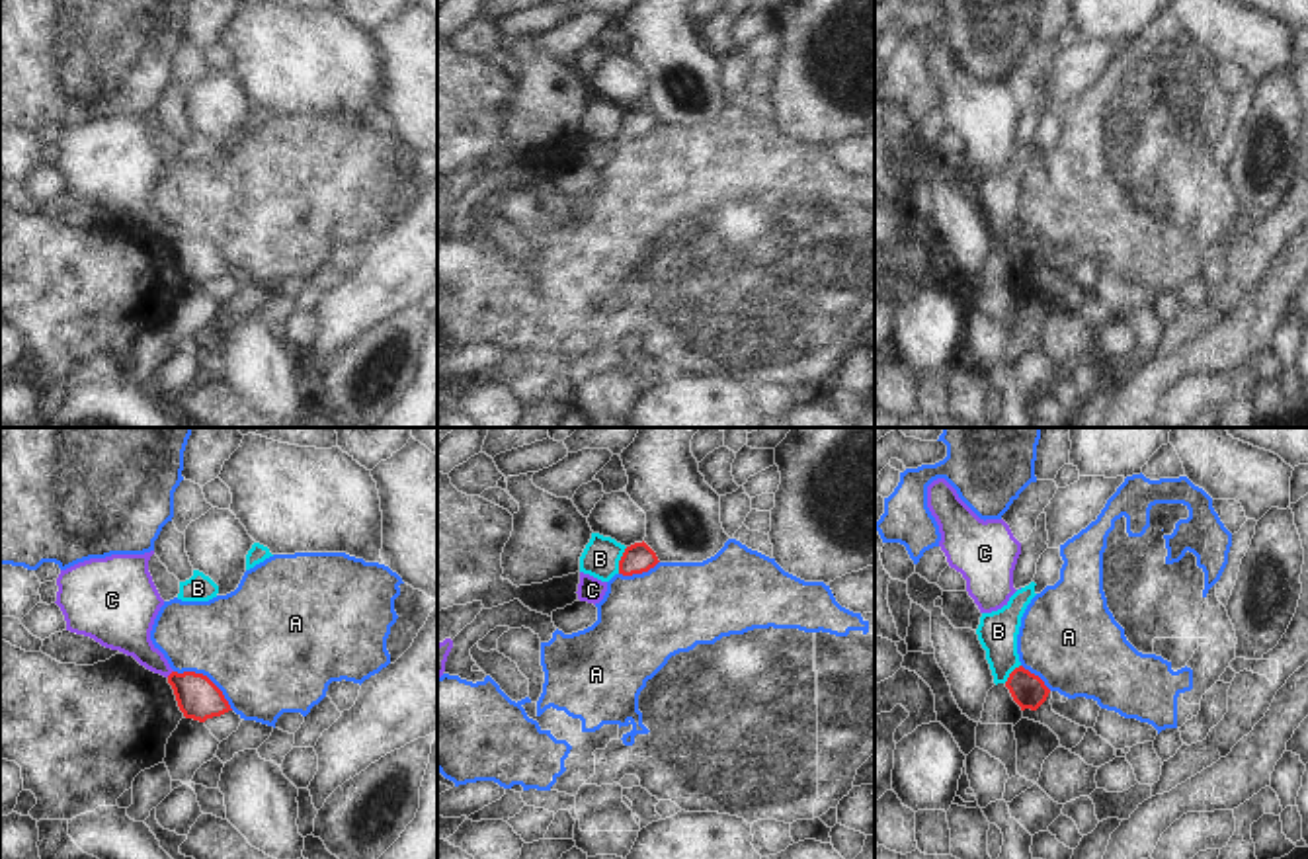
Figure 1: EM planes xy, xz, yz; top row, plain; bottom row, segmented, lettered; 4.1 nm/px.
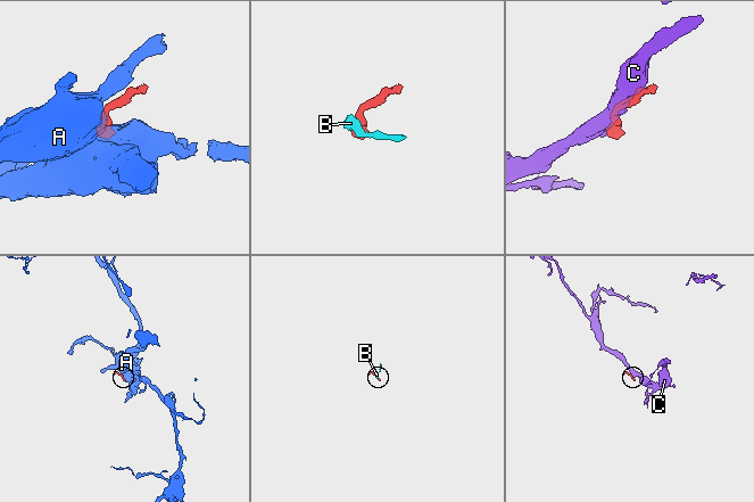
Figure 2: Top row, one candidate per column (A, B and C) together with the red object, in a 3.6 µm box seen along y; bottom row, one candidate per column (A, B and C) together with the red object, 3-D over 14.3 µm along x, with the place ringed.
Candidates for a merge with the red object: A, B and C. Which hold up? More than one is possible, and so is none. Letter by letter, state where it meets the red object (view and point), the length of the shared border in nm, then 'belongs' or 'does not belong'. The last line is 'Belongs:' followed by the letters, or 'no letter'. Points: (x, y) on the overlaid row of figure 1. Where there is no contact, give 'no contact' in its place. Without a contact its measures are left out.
A: xy (207, 678) | 300 nm | does not belong
B: xz (619, 561) | 120 nm | does not belong
C: xy (170, 674) | 40 nm | does not belong
Belongs: no letter

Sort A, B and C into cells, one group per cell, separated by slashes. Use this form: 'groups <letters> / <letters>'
groups A / B / C

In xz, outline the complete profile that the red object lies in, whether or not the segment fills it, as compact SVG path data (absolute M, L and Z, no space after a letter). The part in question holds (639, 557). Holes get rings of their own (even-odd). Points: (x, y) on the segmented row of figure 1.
M642 541L625 549L619 560L619 574L633 576L648 572L658 564L656 552Z

